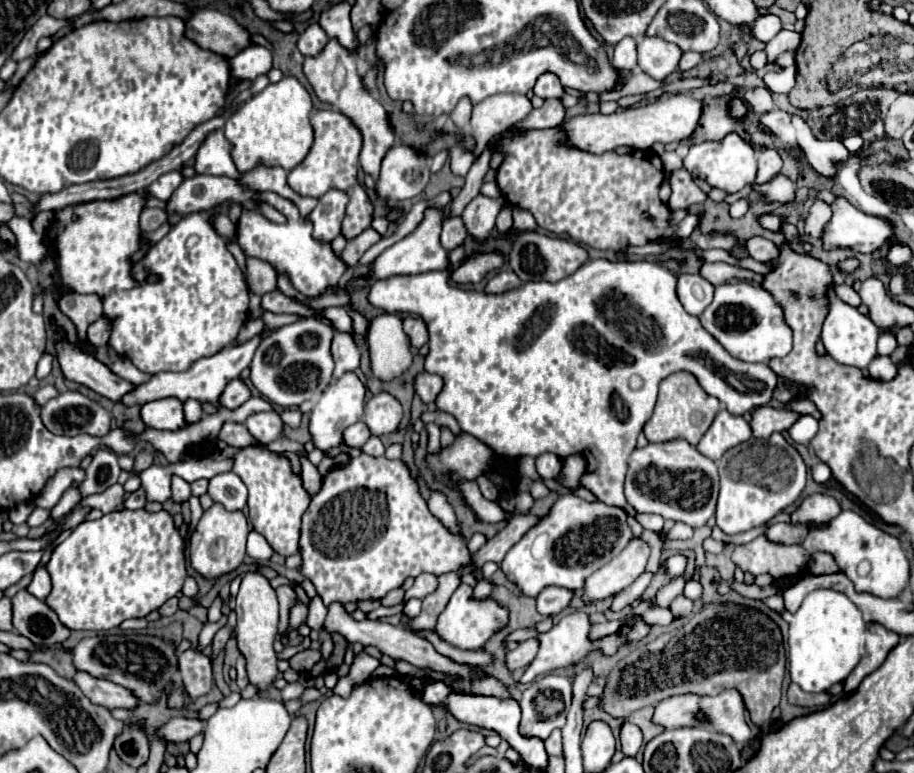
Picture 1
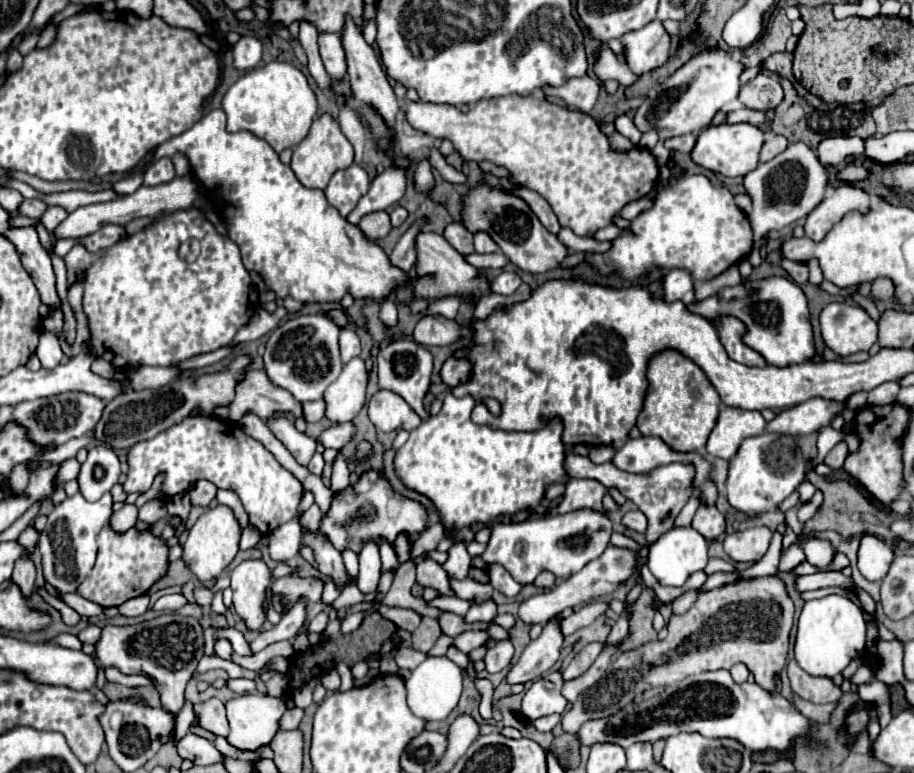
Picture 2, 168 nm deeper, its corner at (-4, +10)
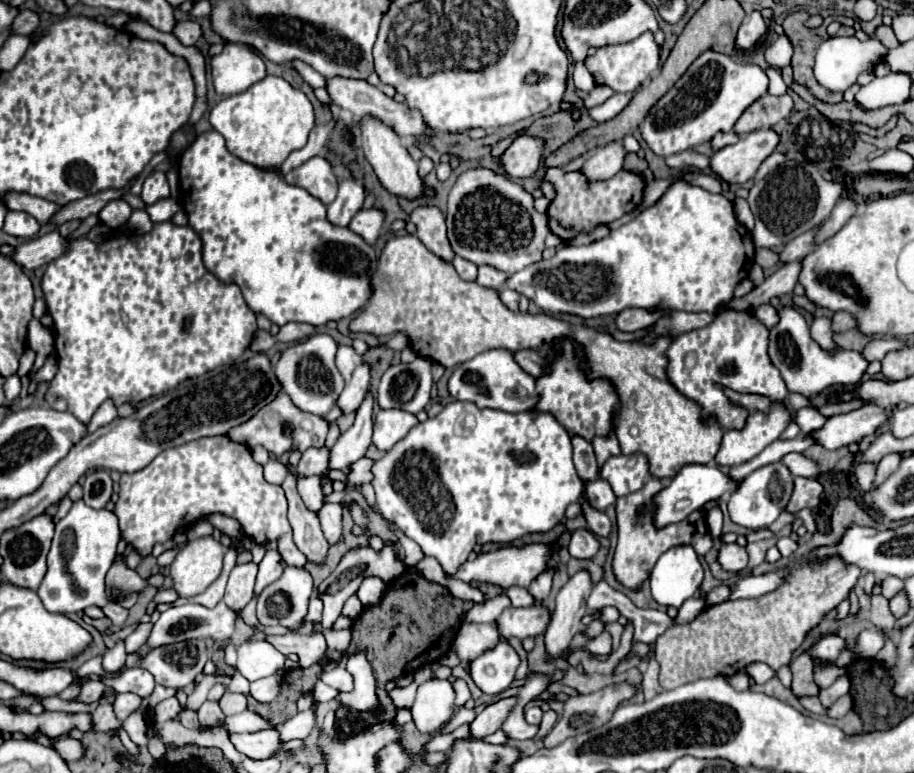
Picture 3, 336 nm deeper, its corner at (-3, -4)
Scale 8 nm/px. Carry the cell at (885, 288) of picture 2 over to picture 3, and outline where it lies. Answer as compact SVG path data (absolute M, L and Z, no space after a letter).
M838 311L838 313L834 313L834 317L832 317L832 329L838 333L838 331L848 331L848 329L852 329L852 327L856 327L856 317L854 315L848 315L846 311Z

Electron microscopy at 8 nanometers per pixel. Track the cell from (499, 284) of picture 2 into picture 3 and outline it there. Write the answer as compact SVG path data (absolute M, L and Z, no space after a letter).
M502 289L500 291L500 299L502 299L502 303L510 311L518 311L518 299L520 299L520 293L518 291L514 291L514 289Z

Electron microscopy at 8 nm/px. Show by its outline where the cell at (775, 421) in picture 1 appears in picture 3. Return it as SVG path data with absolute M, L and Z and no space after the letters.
M864 405L864 407L848 411L848 413L826 417L826 423L820 429L812 431L810 437L814 439L814 443L818 443L826 449L846 447L850 443L860 441L866 435L874 435L876 427L882 421L886 421L888 415L890 415L890 411L886 411L882 407Z

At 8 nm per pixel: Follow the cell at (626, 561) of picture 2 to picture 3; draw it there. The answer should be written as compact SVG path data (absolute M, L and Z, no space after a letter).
M534 603L532 607L524 607L524 609L508 607L496 619L502 637L518 637L518 639L542 635L550 621L552 621L552 613L542 603Z

